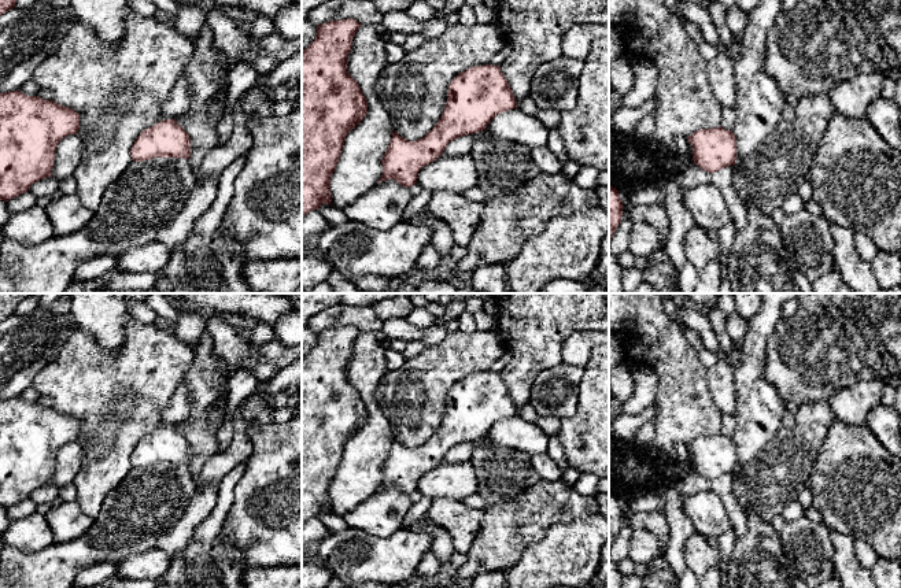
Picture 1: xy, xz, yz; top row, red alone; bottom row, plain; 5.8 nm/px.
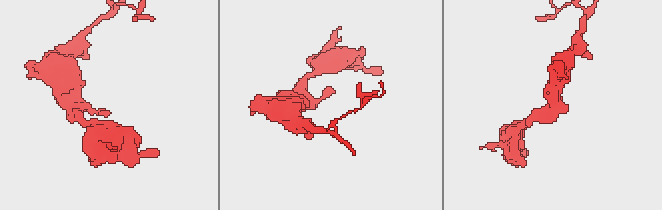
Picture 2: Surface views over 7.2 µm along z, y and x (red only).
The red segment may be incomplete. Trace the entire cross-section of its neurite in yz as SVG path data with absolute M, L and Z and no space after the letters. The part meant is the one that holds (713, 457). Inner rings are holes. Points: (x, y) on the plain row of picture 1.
M719 433L701 436L687 444L693 454L693 467L708 480L734 473L736 467L736 444L732 437Z

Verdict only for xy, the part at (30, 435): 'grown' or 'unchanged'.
unchanged

